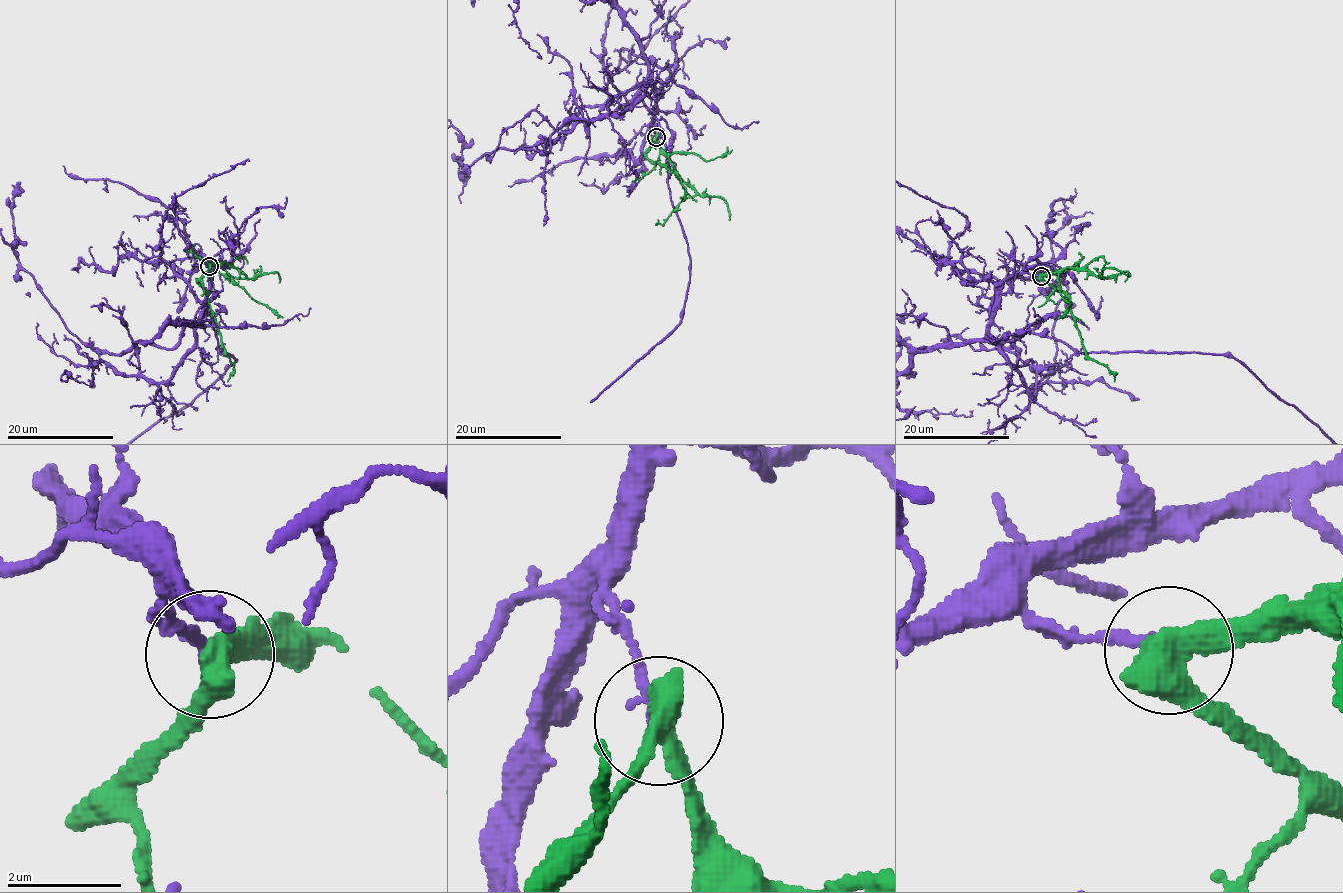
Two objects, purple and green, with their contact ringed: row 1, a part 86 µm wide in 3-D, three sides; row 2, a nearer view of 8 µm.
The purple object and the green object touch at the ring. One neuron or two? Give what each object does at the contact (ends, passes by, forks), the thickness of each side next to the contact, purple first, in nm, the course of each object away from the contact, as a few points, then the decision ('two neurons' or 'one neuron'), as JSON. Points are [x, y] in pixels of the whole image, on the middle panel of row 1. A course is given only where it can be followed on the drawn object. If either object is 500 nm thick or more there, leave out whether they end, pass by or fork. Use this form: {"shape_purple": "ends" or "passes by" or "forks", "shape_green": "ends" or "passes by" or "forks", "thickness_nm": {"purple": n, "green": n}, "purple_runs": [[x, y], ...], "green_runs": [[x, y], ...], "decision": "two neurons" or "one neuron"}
{"shape_purple": "ends", "shape_green": "passes by", "thickness_nm": {"purple": 180, "green": 480}, "green_runs": [[656, 137], [646, 156], [673, 171], [686, 190], [686, 195], [680, 196]], "decision": "two neurons"}

